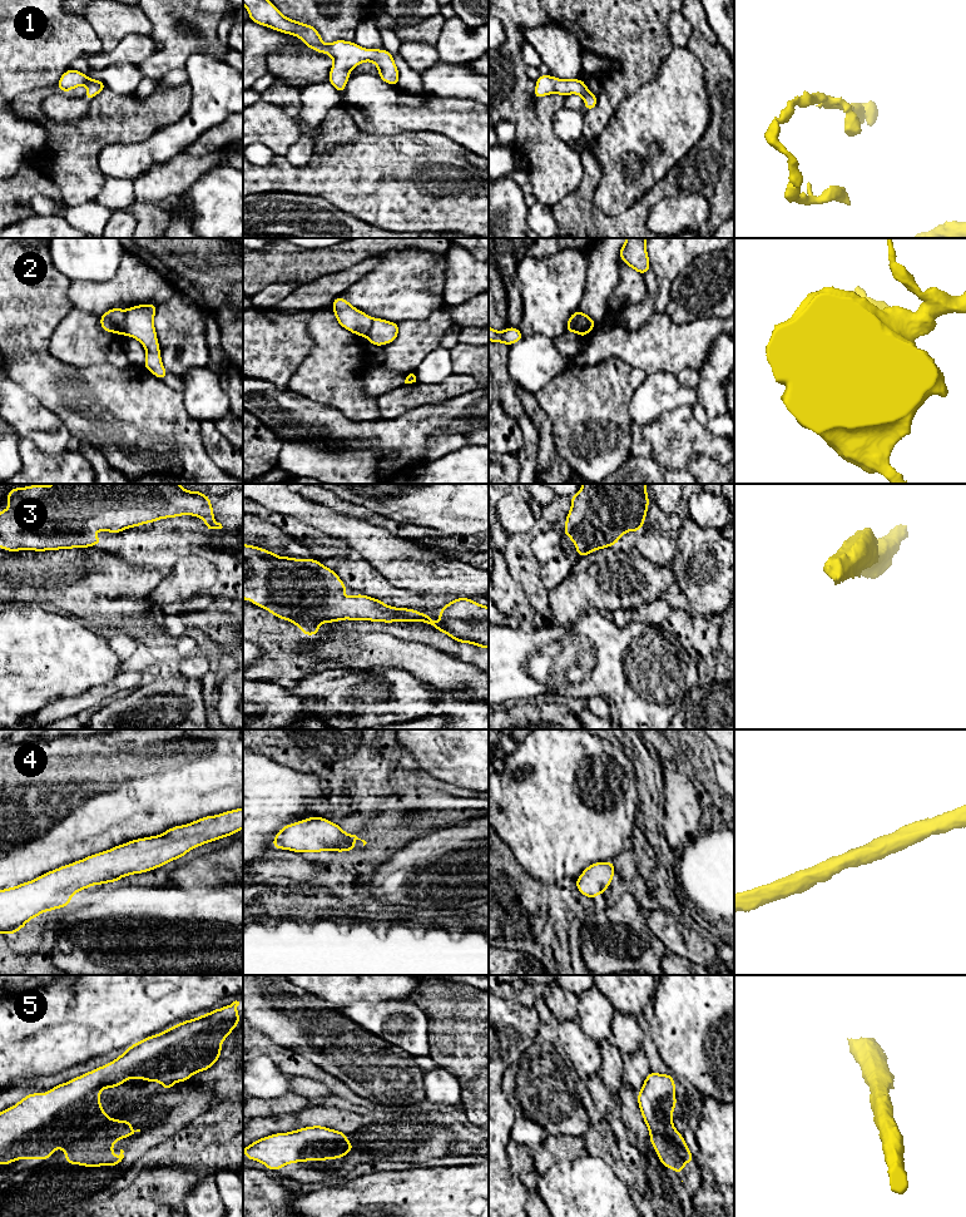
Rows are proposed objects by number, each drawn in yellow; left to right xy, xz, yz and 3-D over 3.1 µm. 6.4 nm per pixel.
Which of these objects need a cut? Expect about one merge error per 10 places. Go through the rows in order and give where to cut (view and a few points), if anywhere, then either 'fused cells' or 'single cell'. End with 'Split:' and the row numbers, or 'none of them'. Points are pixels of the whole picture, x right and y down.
1: cut none; single cell
2: cut xy (125, 311), (124, 331), (122, 334); fused cells
3: cut none; single cell
4: cut none; single cell
5: cut none; single cell
Split: 2

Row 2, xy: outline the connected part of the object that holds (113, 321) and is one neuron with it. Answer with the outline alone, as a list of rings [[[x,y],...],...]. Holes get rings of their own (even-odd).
[[[112,308],[100,316],[100,327],[105,332],[123,335],[125,323],[125,311],[122,308]]]

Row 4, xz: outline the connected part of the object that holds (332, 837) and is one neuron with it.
[[[321,816],[304,818],[282,827],[273,838],[272,847],[289,850],[298,854],[357,850],[355,841],[361,840],[356,835],[345,833],[340,825]],[[361,840],[363,846],[367,844]]]

